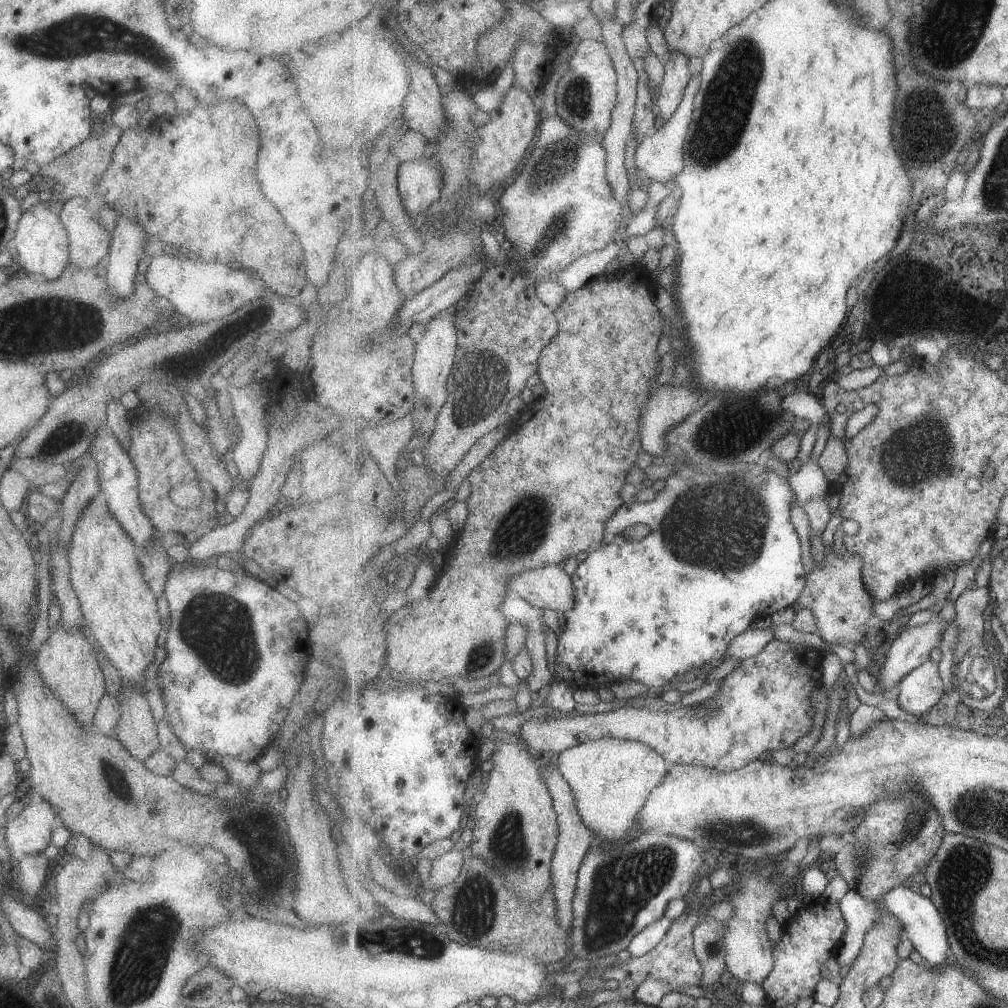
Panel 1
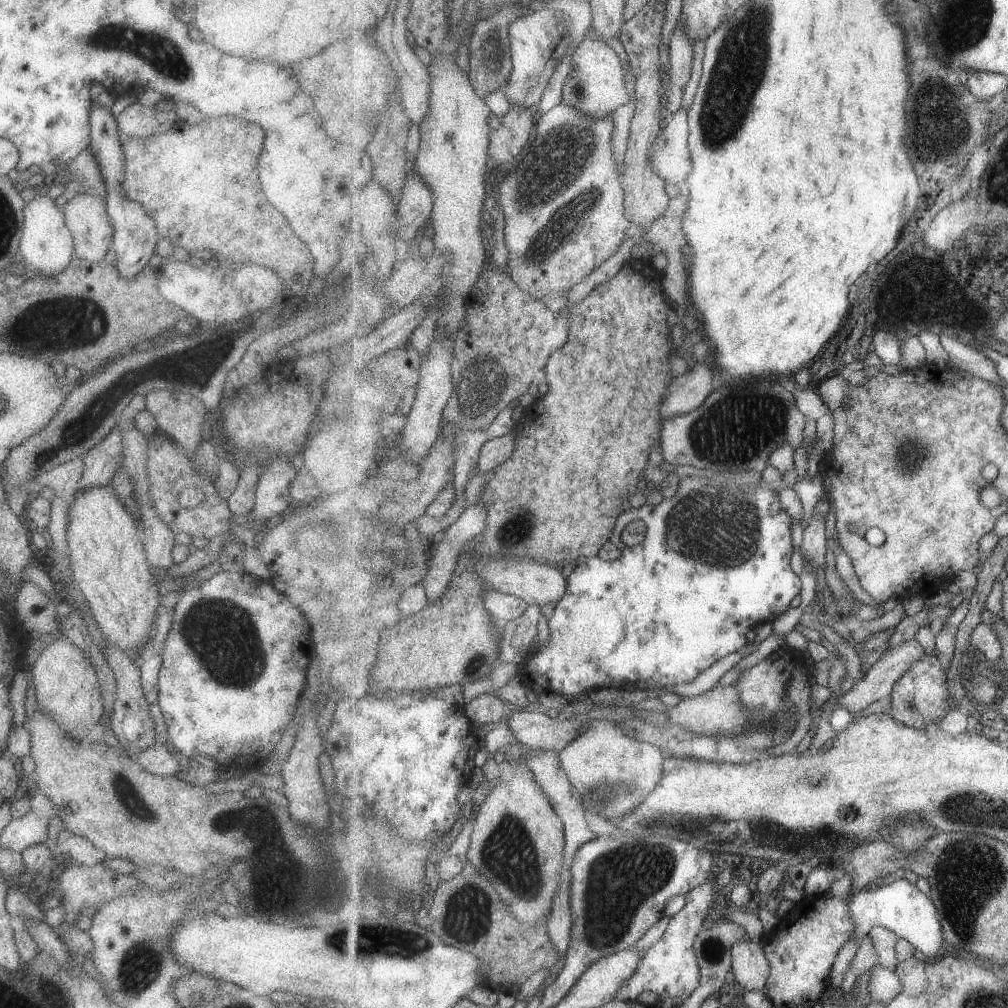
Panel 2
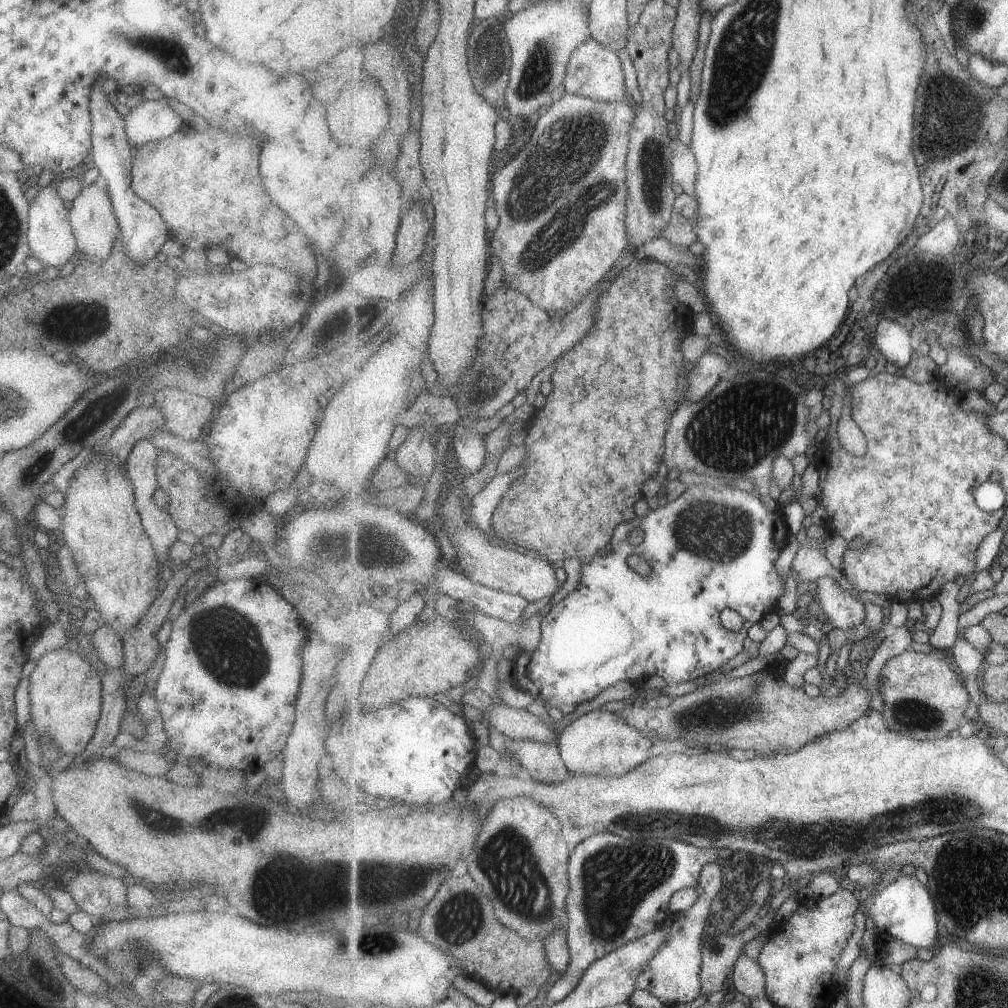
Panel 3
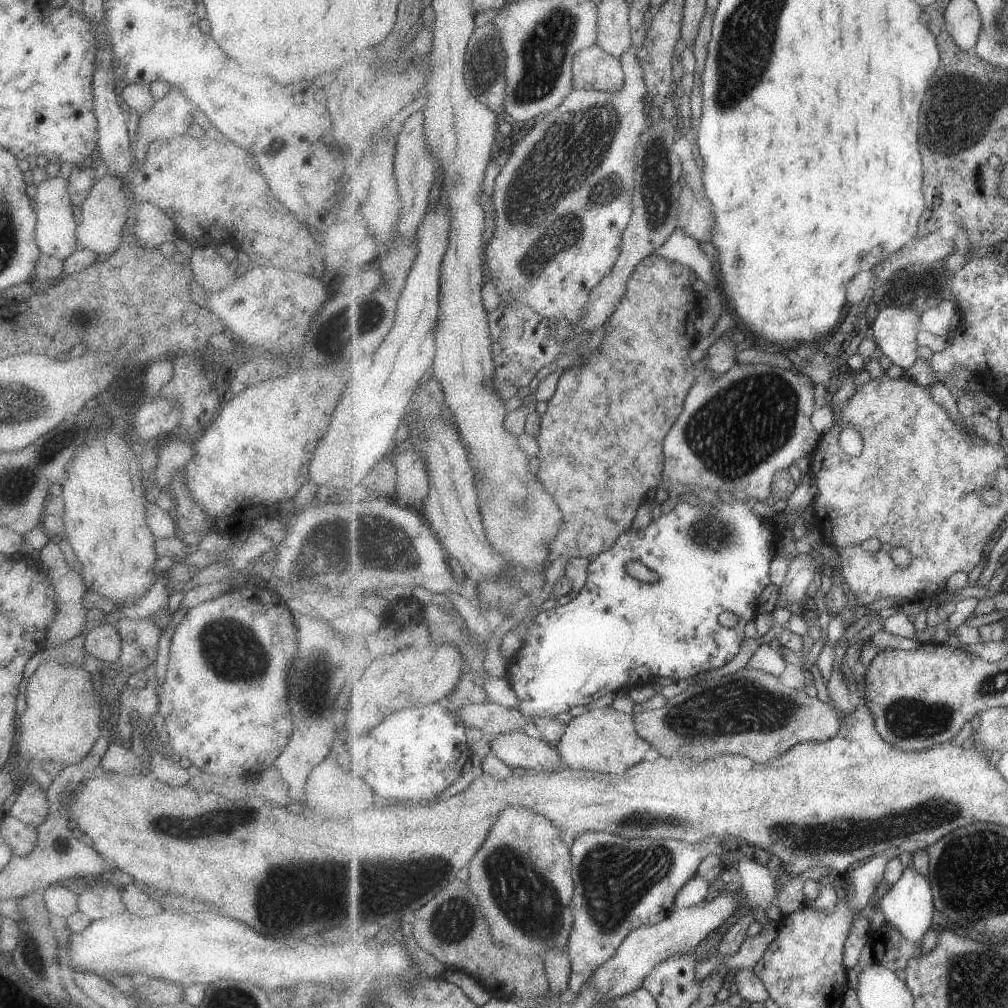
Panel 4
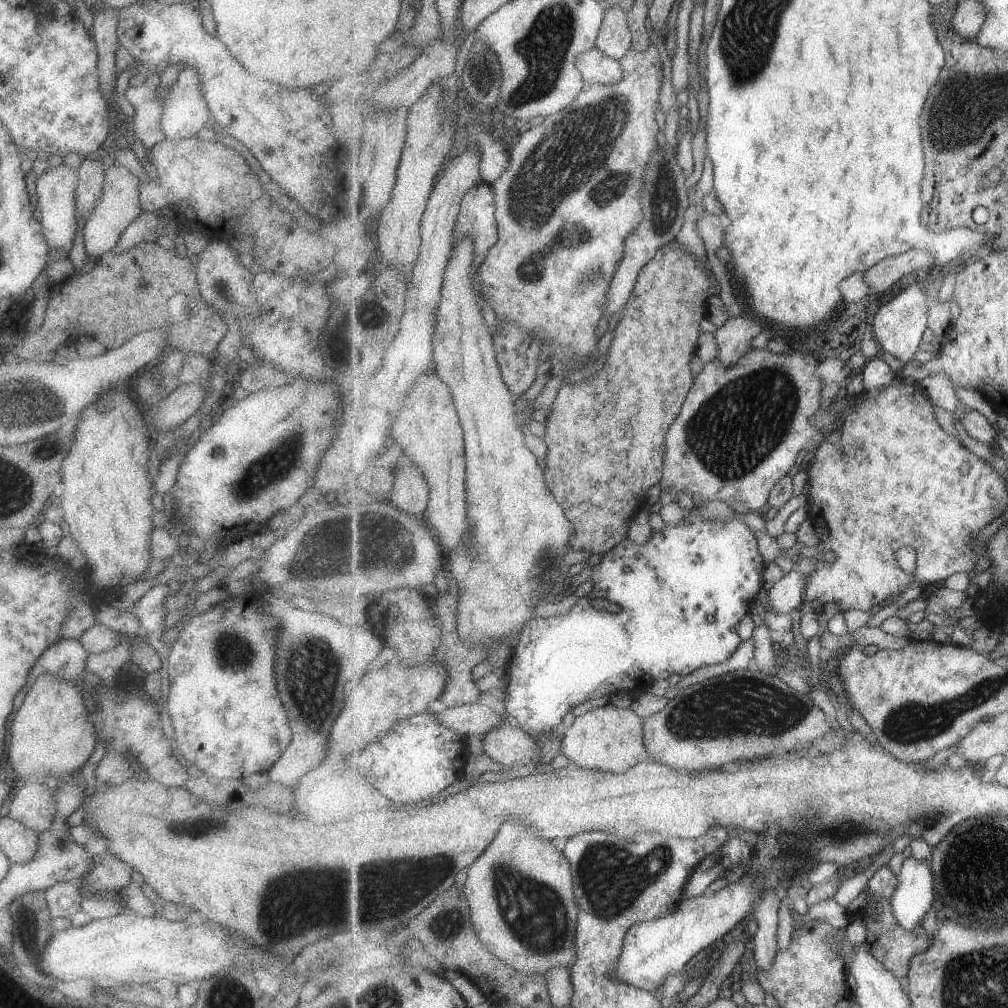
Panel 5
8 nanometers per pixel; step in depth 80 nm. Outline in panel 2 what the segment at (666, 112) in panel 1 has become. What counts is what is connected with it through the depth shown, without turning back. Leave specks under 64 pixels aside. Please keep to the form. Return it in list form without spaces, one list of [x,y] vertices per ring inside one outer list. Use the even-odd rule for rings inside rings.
[[[685,25],[676,26],[669,43],[669,86],[667,110],[670,116],[681,108],[683,90],[693,72],[693,41]]]

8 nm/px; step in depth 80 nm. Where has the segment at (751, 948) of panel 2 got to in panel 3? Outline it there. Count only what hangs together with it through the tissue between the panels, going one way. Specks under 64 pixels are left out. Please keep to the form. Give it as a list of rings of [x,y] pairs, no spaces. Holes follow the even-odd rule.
[[[741,955],[734,964],[732,977],[740,993],[750,999],[767,998],[766,974],[758,960]]]

